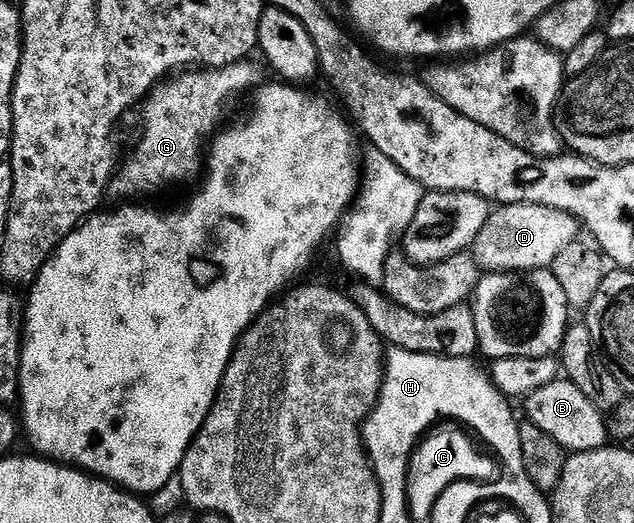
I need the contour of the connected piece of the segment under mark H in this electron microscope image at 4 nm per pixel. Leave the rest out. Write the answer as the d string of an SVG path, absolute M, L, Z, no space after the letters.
M394 349L385 356L382 390L373 411L361 424L360 434L371 464L382 463L386 471L394 461L400 469L400 459L406 458L404 465L410 465L414 447L422 439L430 439L430 421L444 419L444 415L468 417L476 427L484 421L484 435L492 439L496 427L504 429L506 423L516 422L516 415L510 412L508 404L507 397L470 359L446 359L442 355Z

